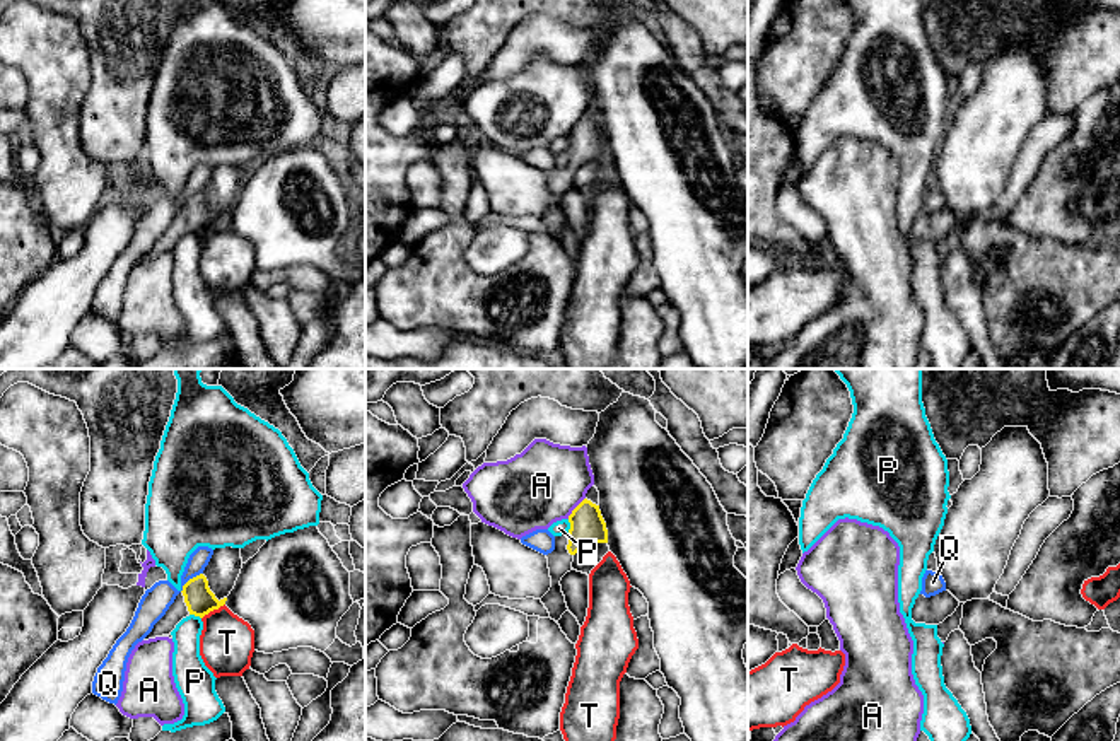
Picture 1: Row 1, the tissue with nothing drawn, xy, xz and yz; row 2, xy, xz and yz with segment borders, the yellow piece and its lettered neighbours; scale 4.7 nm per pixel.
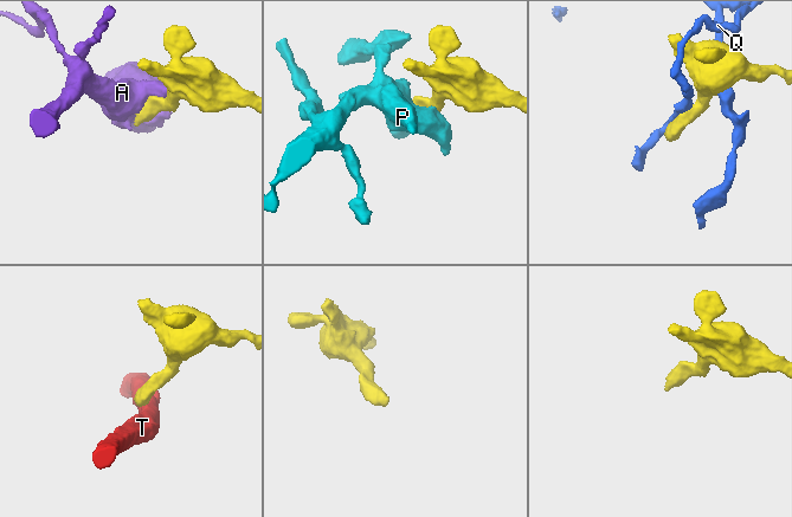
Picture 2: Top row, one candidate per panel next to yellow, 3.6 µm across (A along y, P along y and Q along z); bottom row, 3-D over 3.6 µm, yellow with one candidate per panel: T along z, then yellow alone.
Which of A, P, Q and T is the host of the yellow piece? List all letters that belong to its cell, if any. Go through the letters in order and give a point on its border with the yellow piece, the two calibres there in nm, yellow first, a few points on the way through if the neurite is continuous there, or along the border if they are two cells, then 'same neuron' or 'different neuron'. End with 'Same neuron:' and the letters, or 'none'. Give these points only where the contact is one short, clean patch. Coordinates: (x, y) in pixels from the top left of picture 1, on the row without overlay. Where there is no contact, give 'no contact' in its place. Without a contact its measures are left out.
A: xz (576, 125) | 160/360 nm | different neuron
P: xz (571, 144) | 160/70 nm | different neuron
Q: xy (190, 197) | 140/140 nm | different neuron
T: xy (212, 227) | 140/260 nm | along xy (224, 221), (202, 236) | different neuron
Same neuron: none

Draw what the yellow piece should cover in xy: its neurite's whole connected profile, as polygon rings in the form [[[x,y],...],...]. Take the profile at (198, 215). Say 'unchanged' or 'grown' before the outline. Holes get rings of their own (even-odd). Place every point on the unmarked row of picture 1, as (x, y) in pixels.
grown; [[[200,191],[183,203],[183,208],[176,213],[166,232],[143,258],[169,253],[183,236],[190,232],[203,236],[210,229],[224,224],[225,219],[227,215],[220,219],[215,215],[208,205],[207,195]]]

